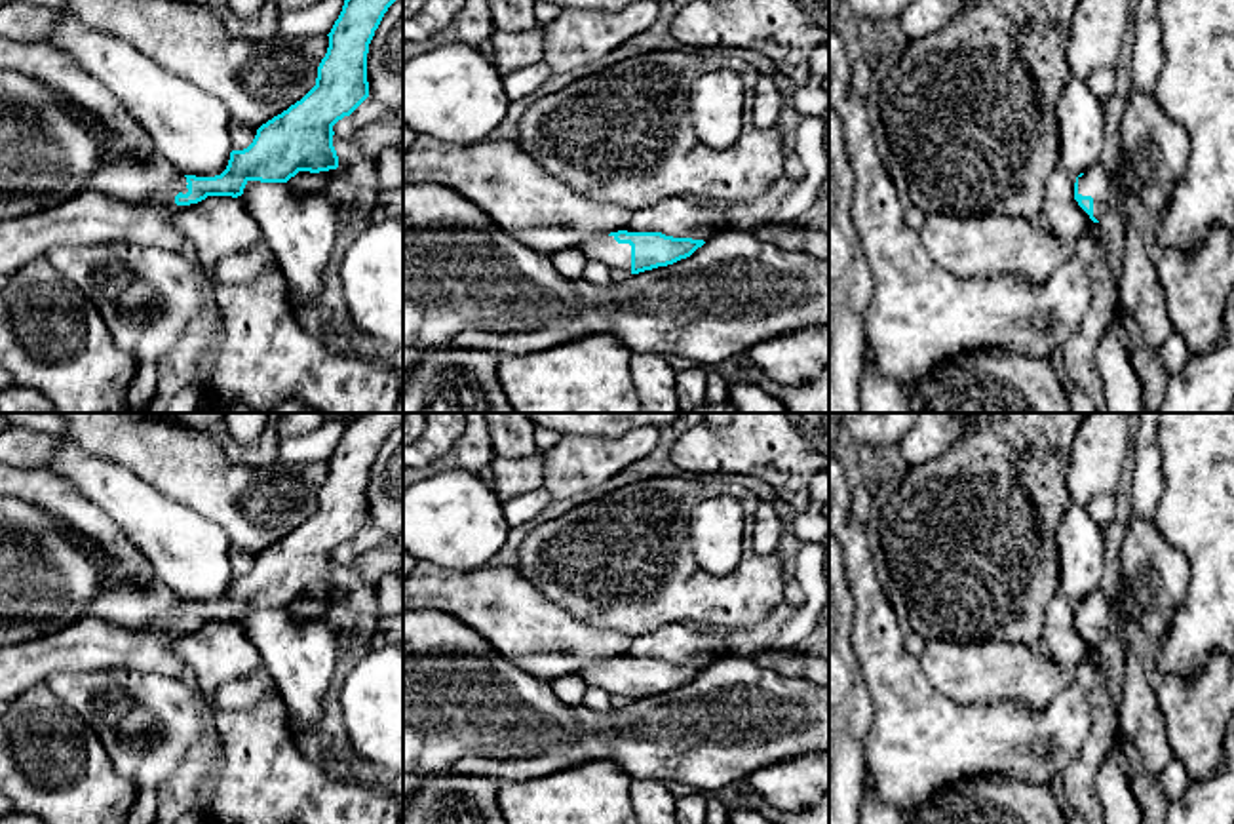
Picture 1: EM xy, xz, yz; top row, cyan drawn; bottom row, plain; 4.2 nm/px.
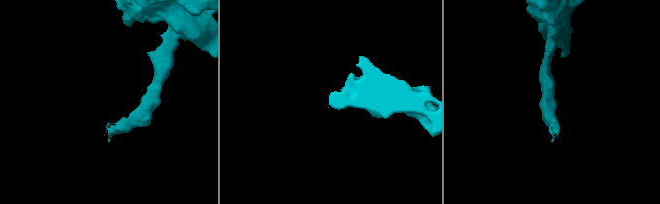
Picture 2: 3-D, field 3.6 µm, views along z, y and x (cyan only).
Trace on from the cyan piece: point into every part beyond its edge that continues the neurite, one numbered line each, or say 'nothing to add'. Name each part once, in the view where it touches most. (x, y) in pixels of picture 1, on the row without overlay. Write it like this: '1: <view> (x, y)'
1: yz (1096, 608)

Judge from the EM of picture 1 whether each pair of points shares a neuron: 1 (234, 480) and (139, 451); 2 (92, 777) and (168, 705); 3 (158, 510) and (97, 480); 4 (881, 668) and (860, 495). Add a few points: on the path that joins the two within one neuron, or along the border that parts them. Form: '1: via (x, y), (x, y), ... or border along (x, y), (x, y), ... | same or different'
1: via (212, 480), (162, 453) | same
2: border along (84, 722), (97, 737), (111, 764), (139, 790) | different
3: via (143, 510), (113, 488) | same
4: border along (850, 488), (850, 512), (862, 526) | different

